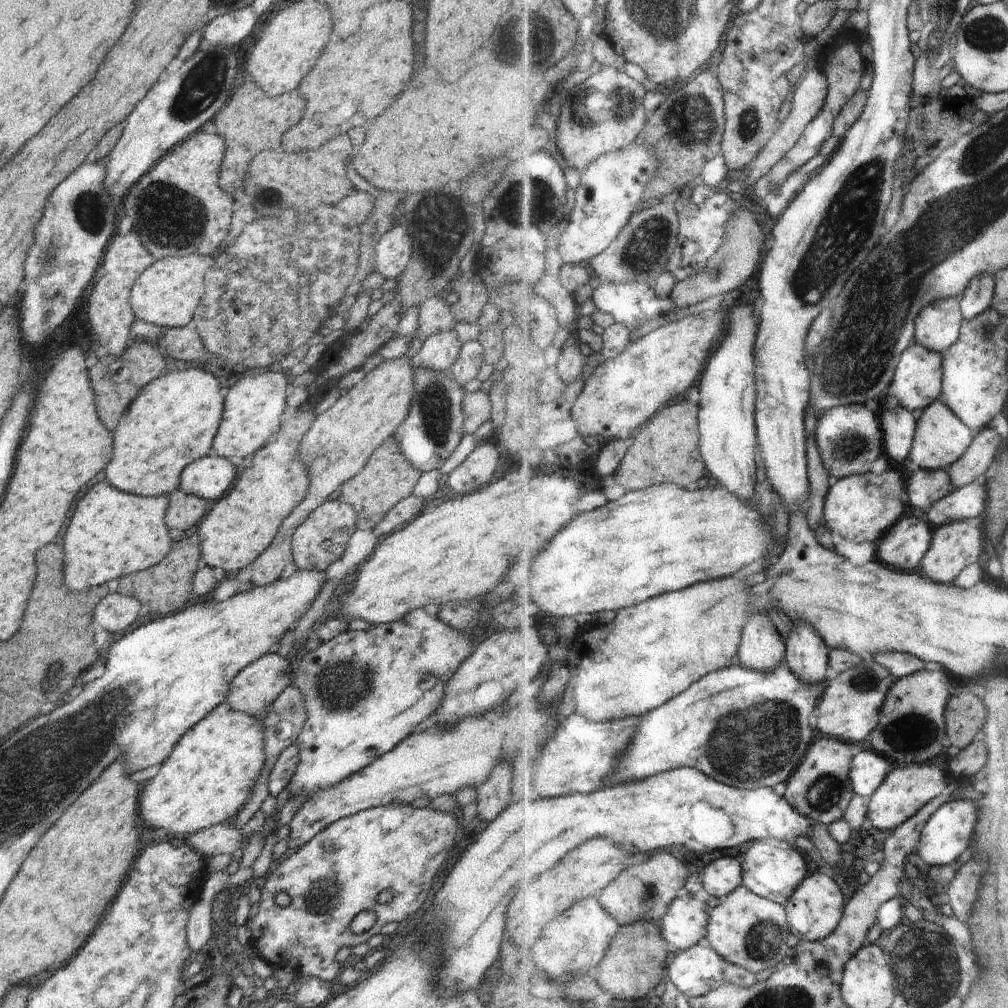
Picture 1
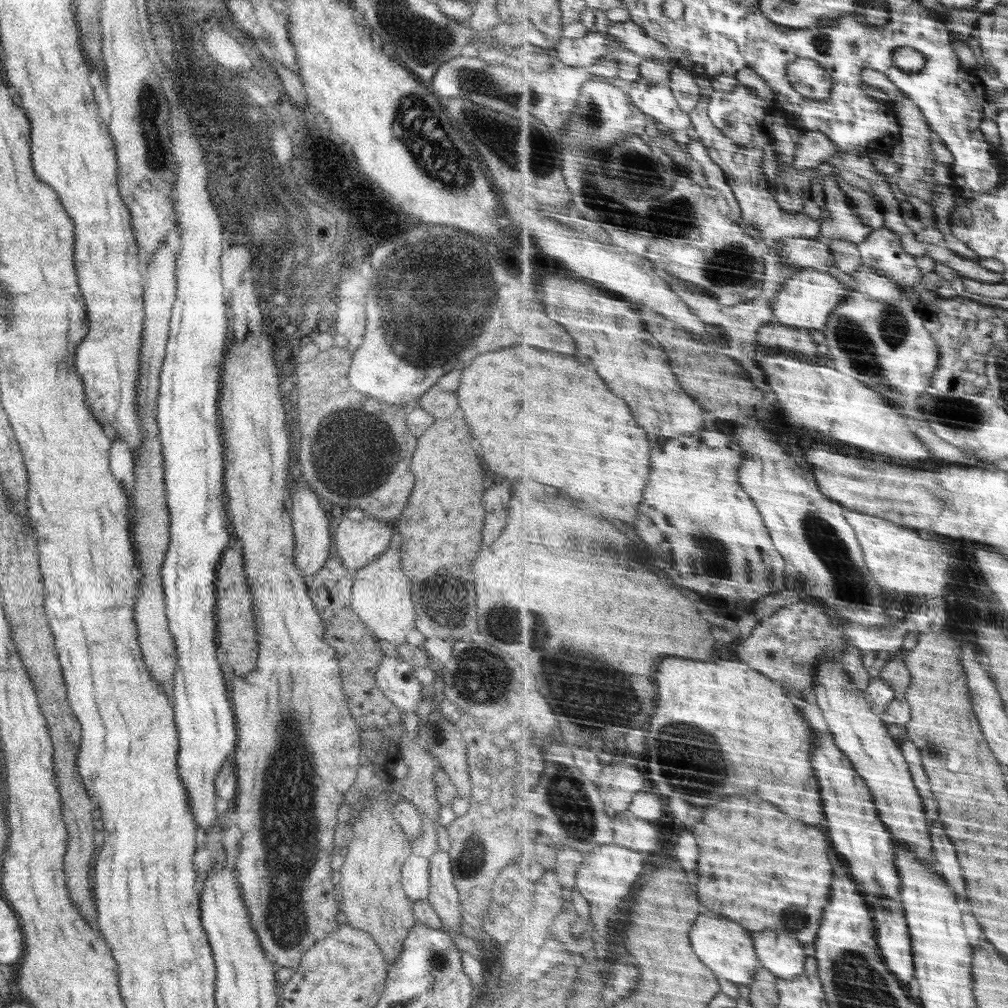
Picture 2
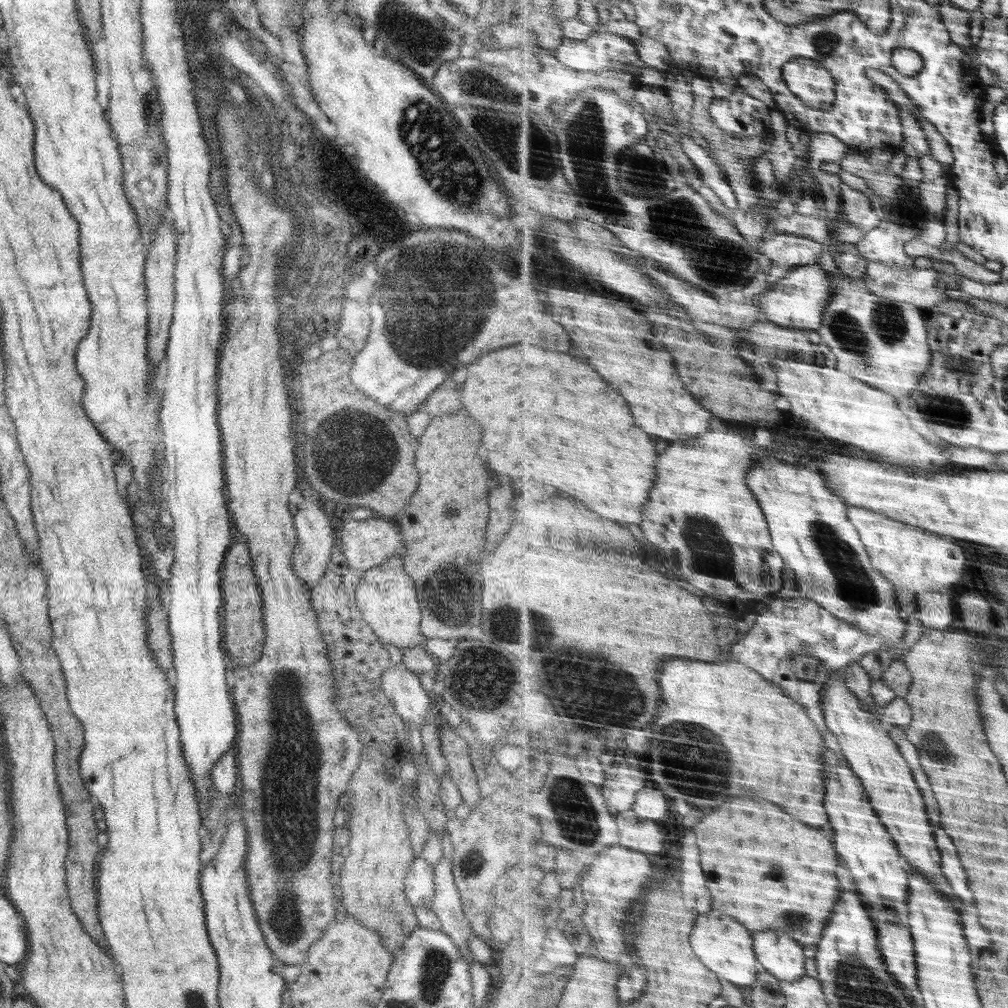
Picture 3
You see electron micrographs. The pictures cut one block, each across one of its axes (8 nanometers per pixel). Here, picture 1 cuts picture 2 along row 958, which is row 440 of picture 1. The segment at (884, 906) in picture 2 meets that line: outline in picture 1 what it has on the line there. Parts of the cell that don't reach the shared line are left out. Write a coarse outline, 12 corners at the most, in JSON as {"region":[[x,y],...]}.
{"region":[[902,406],[884,416],[885,450],[913,454],[919,415]]}

